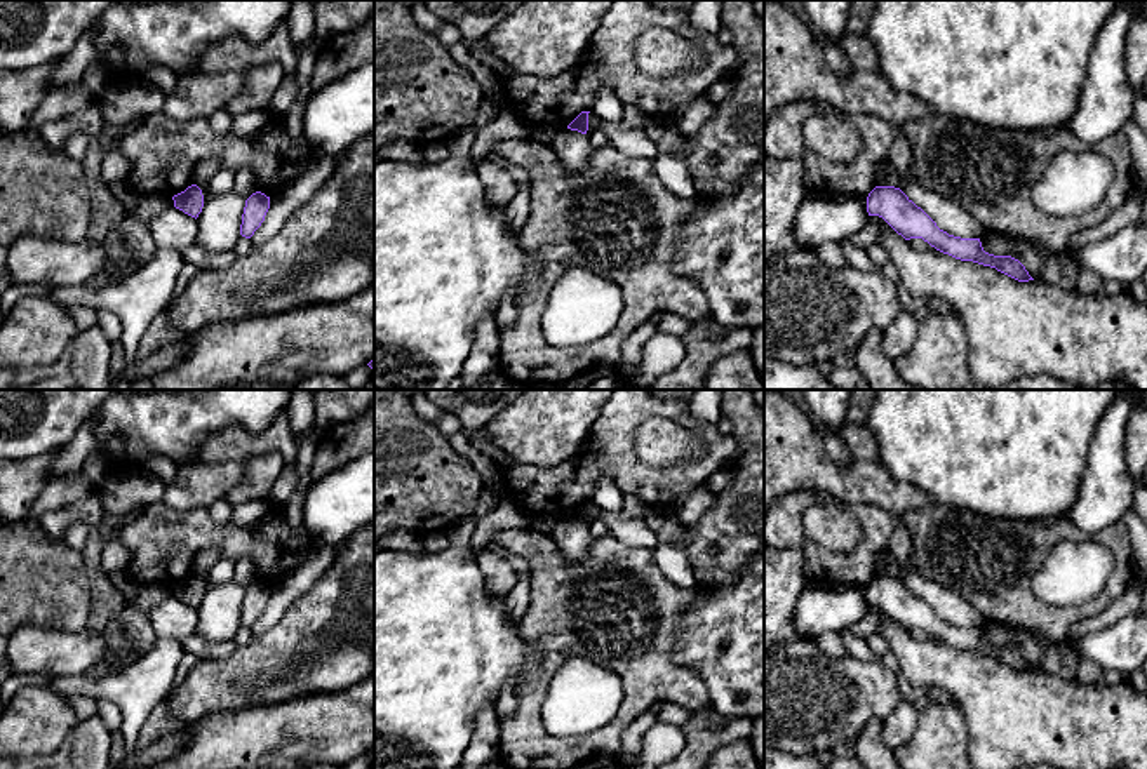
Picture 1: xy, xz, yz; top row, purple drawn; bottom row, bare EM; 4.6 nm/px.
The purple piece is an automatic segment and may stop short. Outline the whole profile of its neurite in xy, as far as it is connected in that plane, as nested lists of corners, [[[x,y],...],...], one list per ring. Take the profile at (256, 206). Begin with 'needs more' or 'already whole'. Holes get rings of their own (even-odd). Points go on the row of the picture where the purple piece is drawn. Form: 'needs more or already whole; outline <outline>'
already whole; outline [[[261,191],[252,193],[245,200],[242,224],[240,224],[240,235],[245,238],[251,238],[254,235],[254,231],[265,221],[268,209],[270,209],[270,197],[266,197]]]

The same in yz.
already whole; outline [[[875,186],[867,197],[867,212],[882,217],[905,240],[922,238],[956,259],[996,268],[1018,282],[1034,280],[1018,259],[985,252],[980,238],[961,238],[940,230],[900,188]]]

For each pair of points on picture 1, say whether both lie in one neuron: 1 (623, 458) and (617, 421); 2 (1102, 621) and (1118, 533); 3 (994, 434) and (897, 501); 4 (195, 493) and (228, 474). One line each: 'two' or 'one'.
1: one
2: two
3: two
4: one

